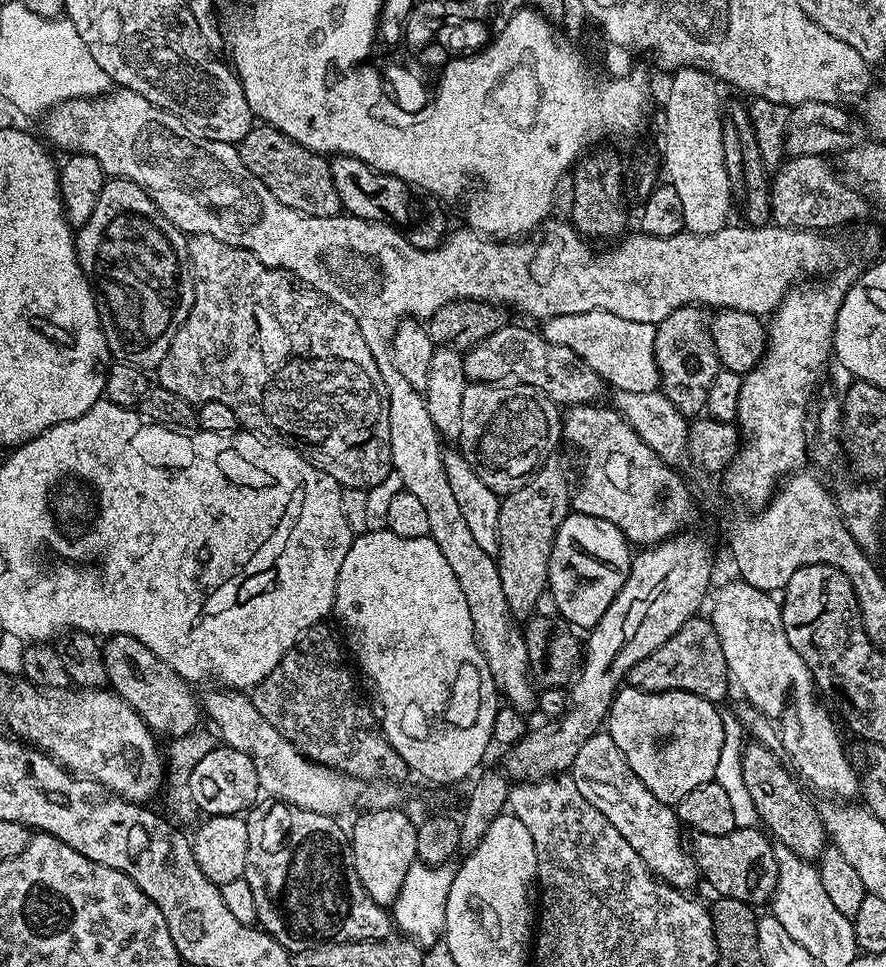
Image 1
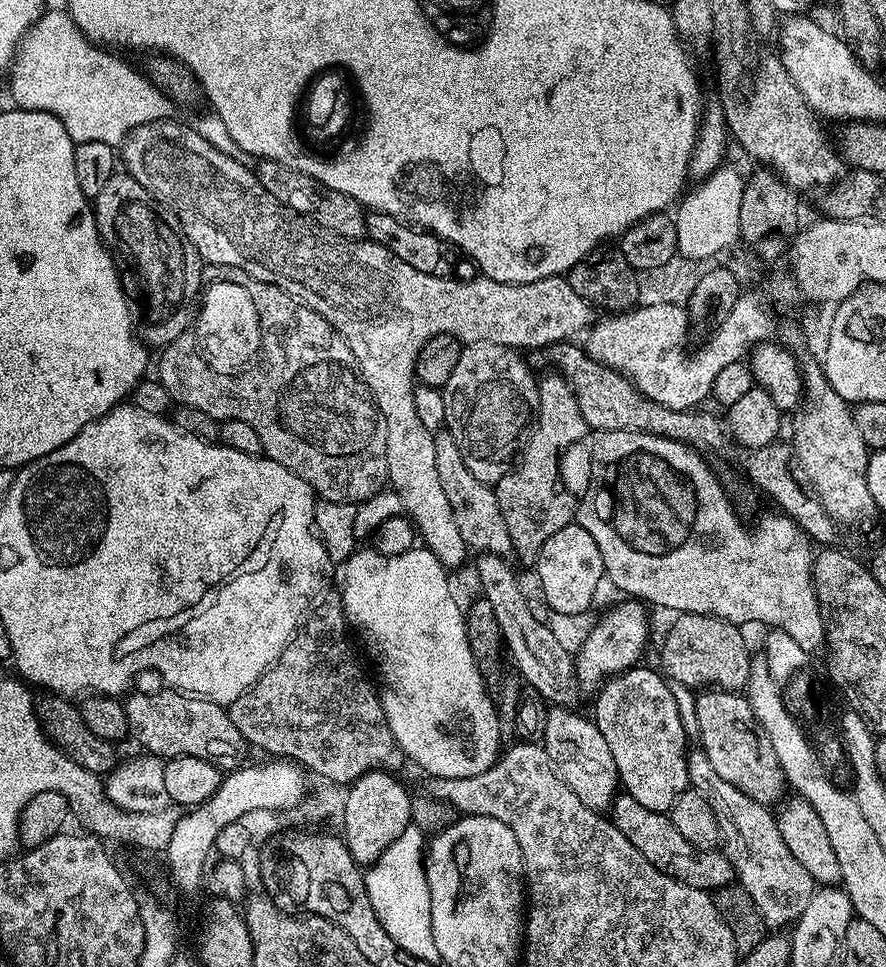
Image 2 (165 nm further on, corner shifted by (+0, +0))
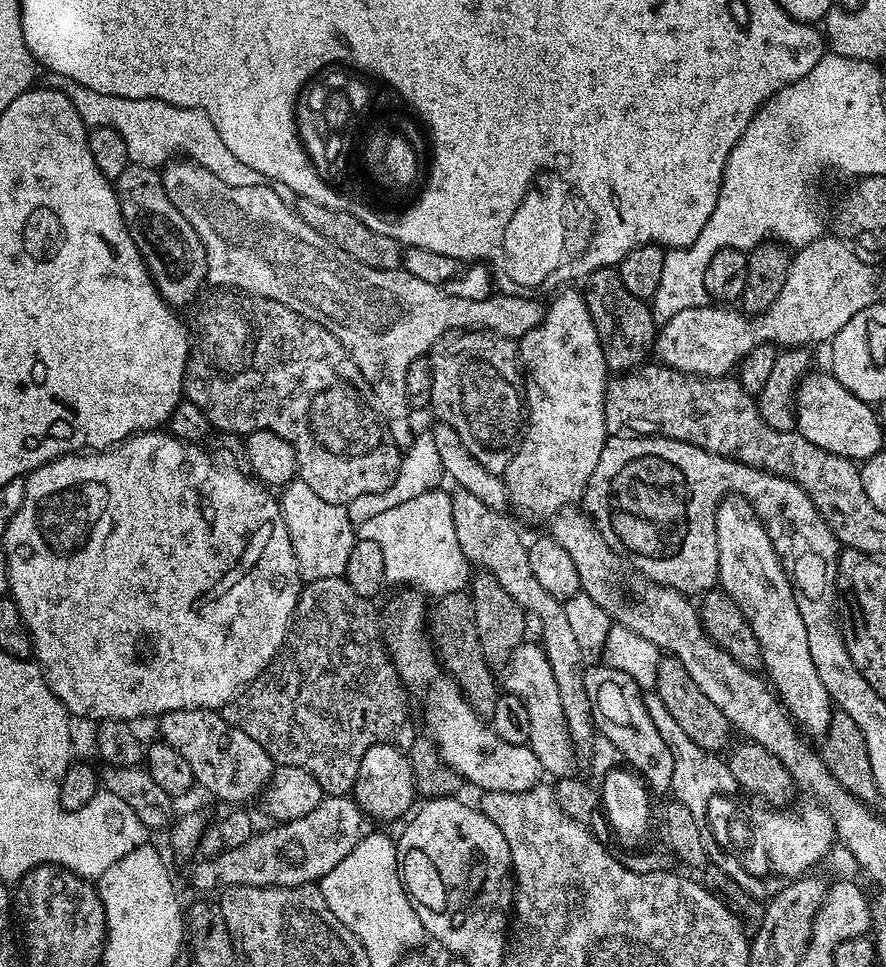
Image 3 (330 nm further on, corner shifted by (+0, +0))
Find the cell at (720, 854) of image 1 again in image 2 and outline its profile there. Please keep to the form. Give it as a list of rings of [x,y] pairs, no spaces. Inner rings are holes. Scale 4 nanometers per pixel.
[[[620,794],[610,805],[610,819],[612,825],[624,835],[626,842],[630,842],[630,846],[634,846],[634,850],[638,850],[638,854],[650,862],[650,866],[665,872],[670,878],[691,888],[705,890],[715,890],[733,883],[732,863],[723,851],[716,848],[695,848],[686,842],[686,838],[682,838],[682,834],[678,834],[678,829],[674,827],[671,815],[646,810],[646,806],[638,806],[634,798]]]

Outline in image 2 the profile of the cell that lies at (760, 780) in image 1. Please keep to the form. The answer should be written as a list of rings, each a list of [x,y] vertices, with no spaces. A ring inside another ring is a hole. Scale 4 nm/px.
[[[704,690],[696,700],[696,728],[700,731],[699,747],[706,754],[710,766],[730,786],[738,786],[742,794],[750,794],[754,802],[776,806],[785,799],[784,771],[770,746],[770,738],[760,729],[754,718],[747,695],[738,692]]]

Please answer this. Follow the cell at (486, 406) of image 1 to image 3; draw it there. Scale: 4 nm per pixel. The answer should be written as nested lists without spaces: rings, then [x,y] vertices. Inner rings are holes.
[[[464,330],[459,334],[449,335],[434,345],[430,353],[434,386],[432,387],[431,407],[443,423],[458,430],[458,438],[466,445],[466,450],[486,466],[488,472],[503,474],[510,466],[510,458],[524,437],[526,423],[526,401],[524,399],[524,378],[518,359],[518,348],[505,336],[495,336],[493,332],[483,330]]]

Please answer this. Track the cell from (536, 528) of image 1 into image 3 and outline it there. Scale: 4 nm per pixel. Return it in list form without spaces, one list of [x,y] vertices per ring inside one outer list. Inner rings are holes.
[[[568,286],[563,290],[557,291],[552,301],[547,301],[544,309],[544,317],[542,322],[538,322],[538,326],[534,326],[534,330],[530,330],[530,334],[526,334],[518,341],[518,359],[522,369],[524,378],[524,399],[526,401],[526,423],[524,425],[524,437],[520,439],[518,450],[514,454],[514,458],[510,458],[510,466],[506,466],[506,470],[502,474],[504,484],[508,487],[508,500],[511,507],[516,507],[515,515],[521,521],[524,520],[545,520],[551,521],[560,515],[566,508],[579,505],[584,499],[584,491],[590,482],[590,474],[594,474],[594,466],[598,466],[598,458],[602,454],[602,446],[608,441],[608,431],[606,430],[606,414],[604,413],[604,395],[608,389],[608,381],[610,373],[606,366],[606,358],[602,354],[602,346],[598,338],[598,330],[594,330],[594,318],[590,318],[590,310],[584,301],[583,291],[577,290],[575,287]]]

